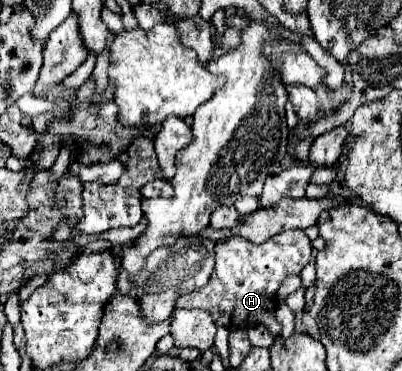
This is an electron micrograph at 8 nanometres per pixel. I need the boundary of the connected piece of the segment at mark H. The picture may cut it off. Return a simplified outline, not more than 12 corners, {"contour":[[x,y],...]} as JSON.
{"contour":[[303,230],[229,236],[211,280],[177,308],[277,336],[277,288],[311,258]]}

